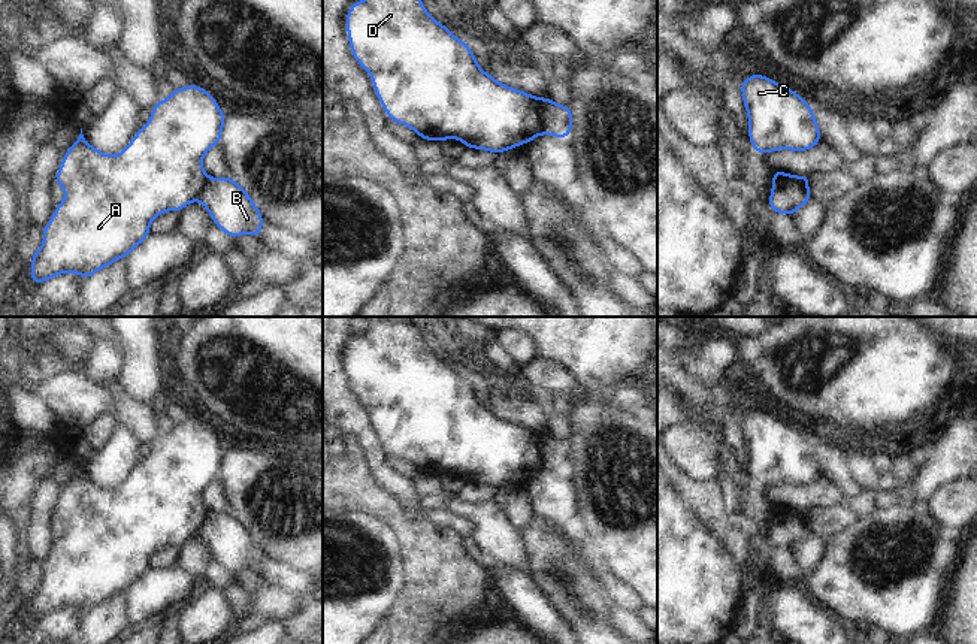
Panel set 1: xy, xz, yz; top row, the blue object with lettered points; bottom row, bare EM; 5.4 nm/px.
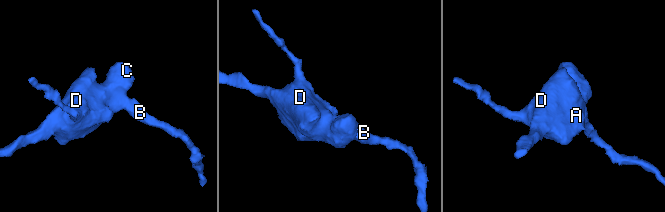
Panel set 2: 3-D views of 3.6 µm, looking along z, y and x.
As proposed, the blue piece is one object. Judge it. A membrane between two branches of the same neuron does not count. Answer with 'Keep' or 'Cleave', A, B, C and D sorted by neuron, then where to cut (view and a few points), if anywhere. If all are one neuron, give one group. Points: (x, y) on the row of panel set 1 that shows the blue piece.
Cleave. Groups: A C D / B. Split along xz (544, 97), (543, 132).

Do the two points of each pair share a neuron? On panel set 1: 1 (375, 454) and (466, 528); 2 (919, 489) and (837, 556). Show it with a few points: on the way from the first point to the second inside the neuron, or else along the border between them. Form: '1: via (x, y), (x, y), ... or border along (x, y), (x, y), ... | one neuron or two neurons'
1: via (393, 480), (420, 511), (441, 516) | one neuron
2: border along (897, 505), (923, 510) | two neurons

